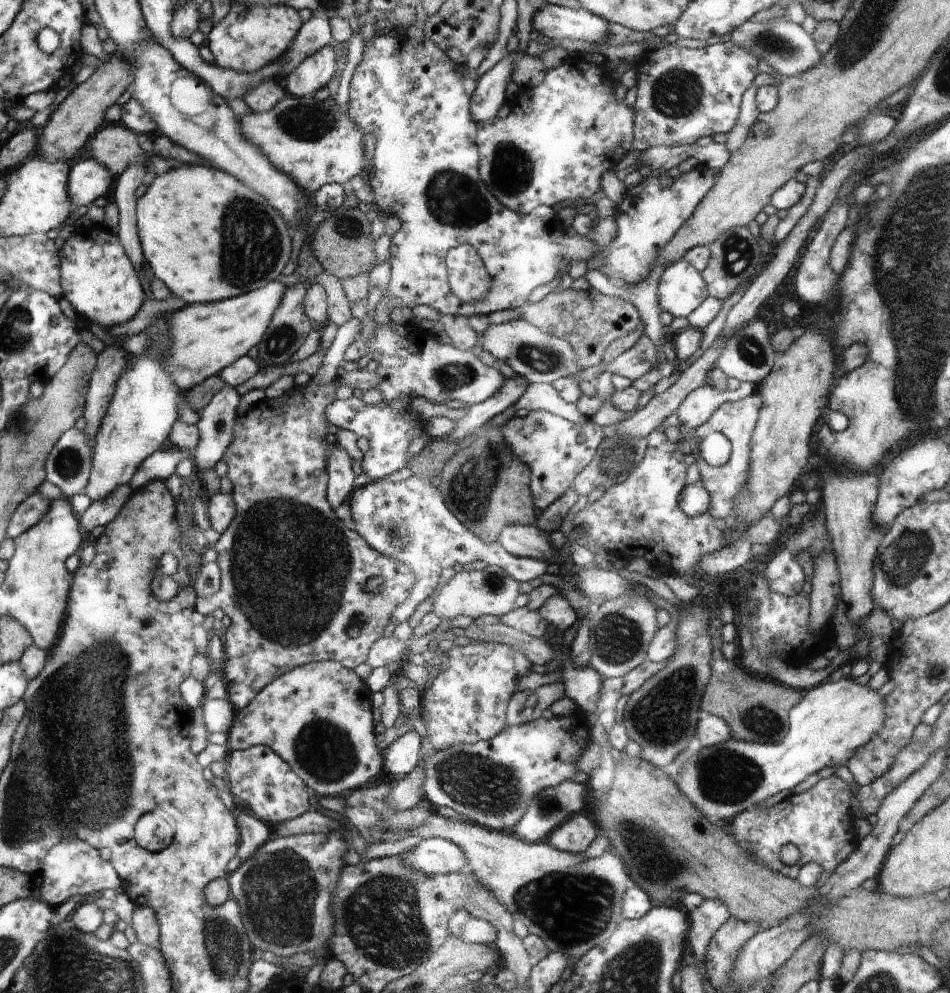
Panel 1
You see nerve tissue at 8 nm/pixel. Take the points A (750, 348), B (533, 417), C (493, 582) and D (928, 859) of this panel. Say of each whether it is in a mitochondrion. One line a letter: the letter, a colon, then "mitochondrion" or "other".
A: mitochondrion
B: other
C: mitochondrion
D: other

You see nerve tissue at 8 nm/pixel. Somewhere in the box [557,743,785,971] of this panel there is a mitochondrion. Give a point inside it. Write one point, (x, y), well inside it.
(725, 776)

